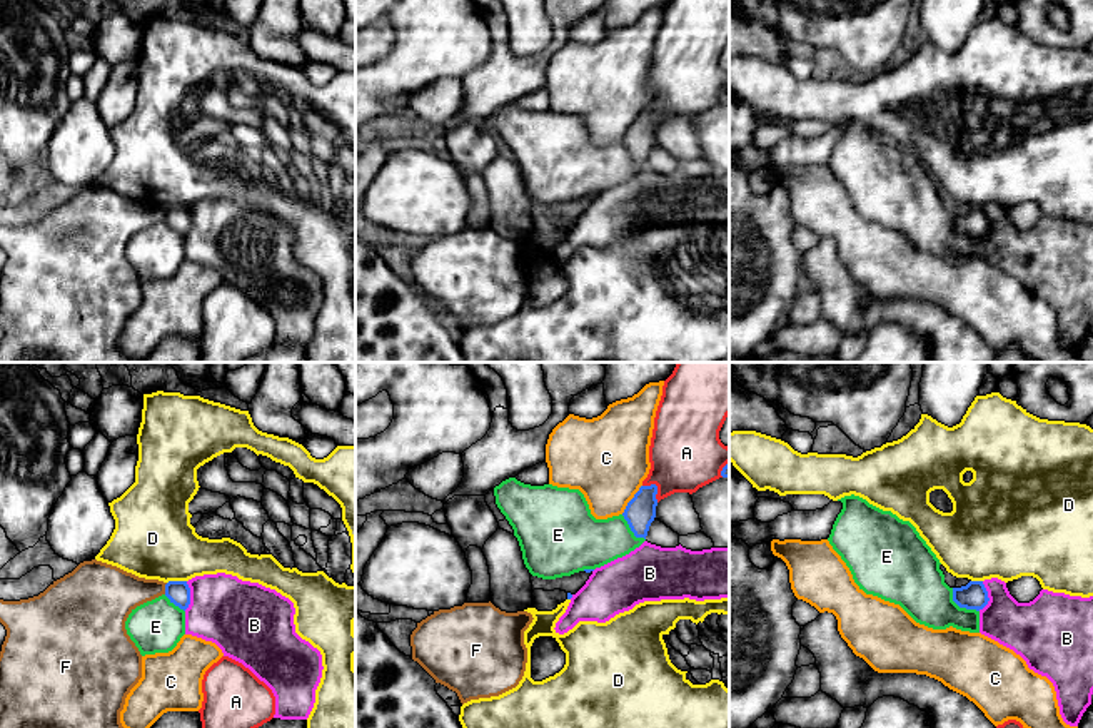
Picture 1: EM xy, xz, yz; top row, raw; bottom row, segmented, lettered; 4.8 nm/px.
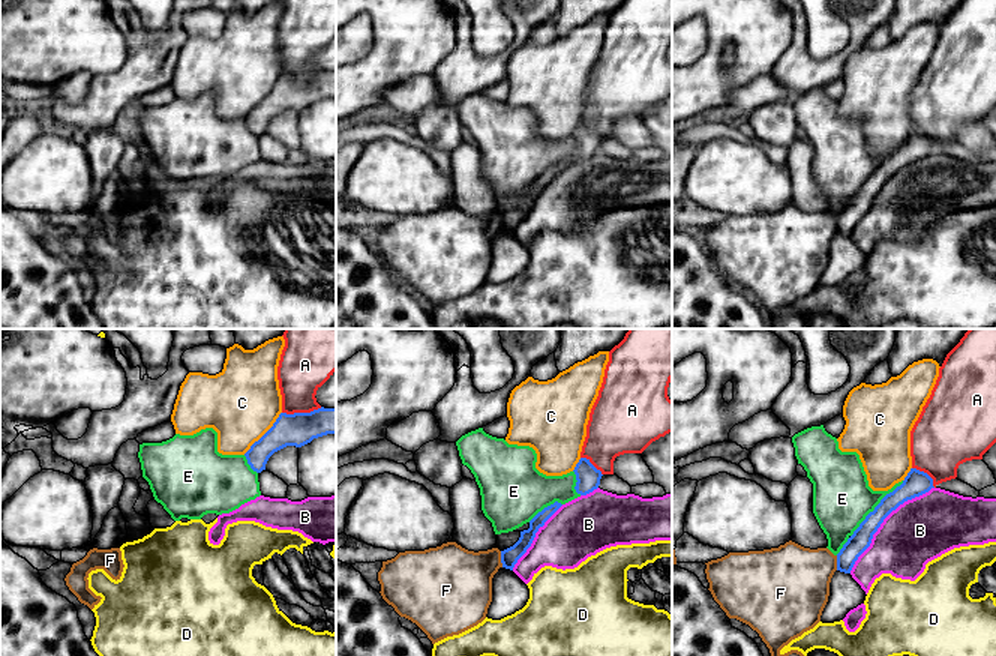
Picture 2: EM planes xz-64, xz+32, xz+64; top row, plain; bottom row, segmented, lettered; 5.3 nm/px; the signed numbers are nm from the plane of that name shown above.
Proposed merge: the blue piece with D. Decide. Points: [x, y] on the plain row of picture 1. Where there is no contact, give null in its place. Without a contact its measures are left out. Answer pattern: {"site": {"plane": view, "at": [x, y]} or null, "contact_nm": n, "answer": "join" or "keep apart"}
{"site": {"plane": "xy", "at": [176, 207]}, "contact_nm": 100, "answer": "keep apart"}

